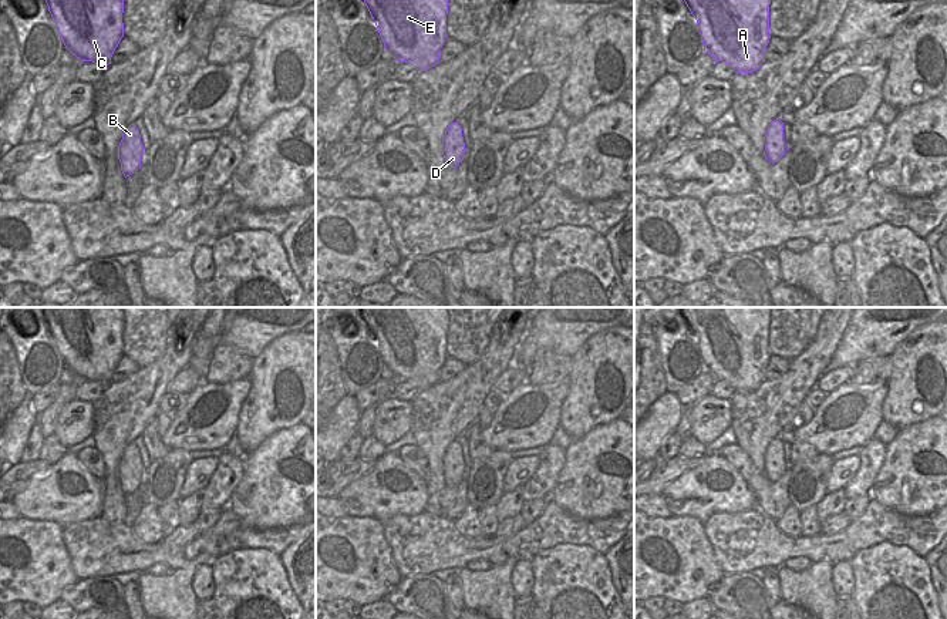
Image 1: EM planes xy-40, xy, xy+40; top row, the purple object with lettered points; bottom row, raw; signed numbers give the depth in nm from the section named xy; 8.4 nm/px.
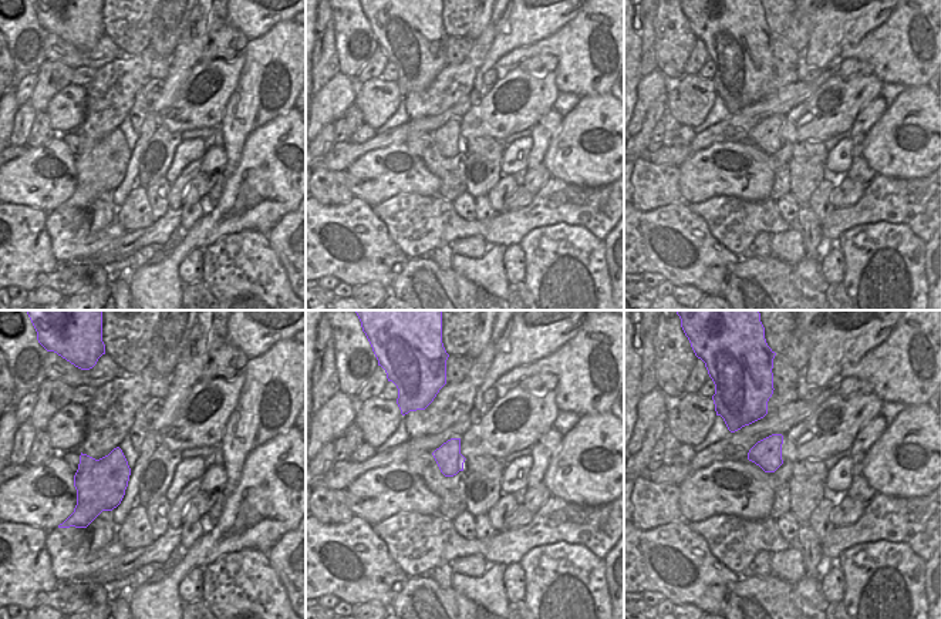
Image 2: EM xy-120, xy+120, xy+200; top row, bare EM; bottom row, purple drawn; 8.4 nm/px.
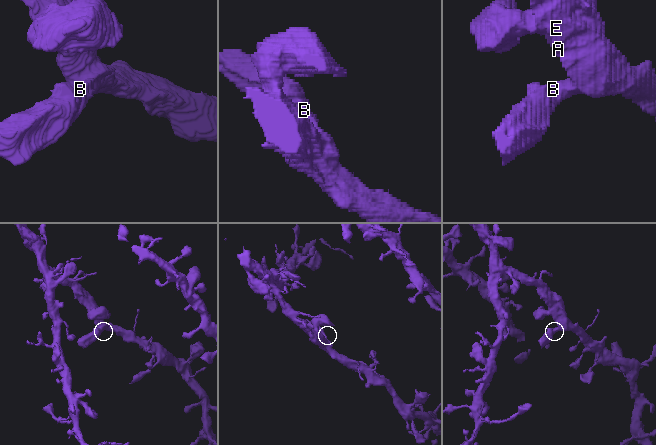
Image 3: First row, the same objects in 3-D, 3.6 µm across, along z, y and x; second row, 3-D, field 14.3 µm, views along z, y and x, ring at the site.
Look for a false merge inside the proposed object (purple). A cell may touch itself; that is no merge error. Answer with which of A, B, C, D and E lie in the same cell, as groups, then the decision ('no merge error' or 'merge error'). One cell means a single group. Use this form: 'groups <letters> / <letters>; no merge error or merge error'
groups A B C D E; no merge error

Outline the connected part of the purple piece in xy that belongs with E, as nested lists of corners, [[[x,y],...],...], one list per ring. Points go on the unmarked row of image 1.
[[[360,307],[384,361],[397,379],[425,390],[439,381],[446,356],[445,307]]]

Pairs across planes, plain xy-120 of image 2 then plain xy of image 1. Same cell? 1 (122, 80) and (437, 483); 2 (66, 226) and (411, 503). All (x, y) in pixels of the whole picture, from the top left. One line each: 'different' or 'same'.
1: same
2: different

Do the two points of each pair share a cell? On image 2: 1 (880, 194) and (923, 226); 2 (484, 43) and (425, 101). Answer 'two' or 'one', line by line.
1: one
2: one

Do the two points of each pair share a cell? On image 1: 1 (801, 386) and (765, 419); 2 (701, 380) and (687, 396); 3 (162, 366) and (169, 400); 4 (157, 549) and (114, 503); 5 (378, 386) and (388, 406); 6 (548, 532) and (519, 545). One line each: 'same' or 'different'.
1: same
2: same
3: different
4: different
5: different
6: same

